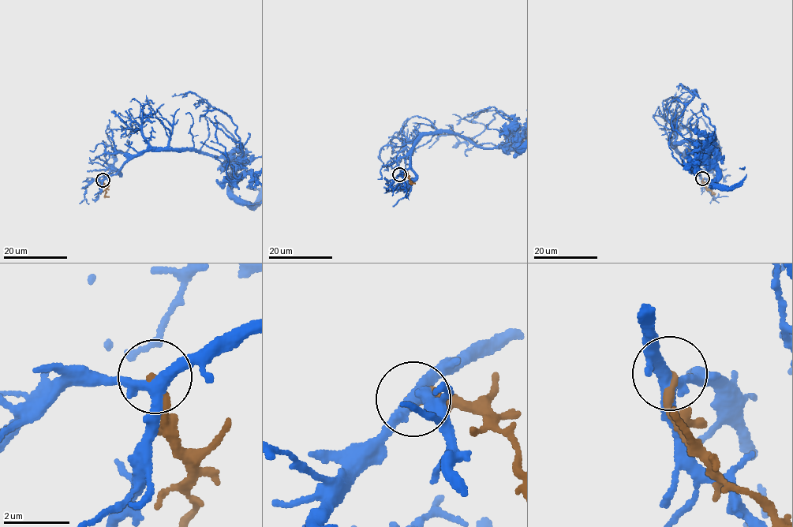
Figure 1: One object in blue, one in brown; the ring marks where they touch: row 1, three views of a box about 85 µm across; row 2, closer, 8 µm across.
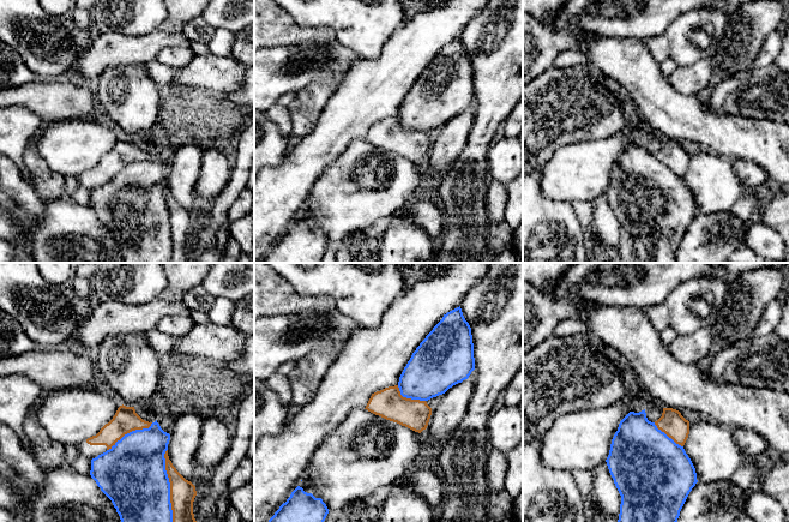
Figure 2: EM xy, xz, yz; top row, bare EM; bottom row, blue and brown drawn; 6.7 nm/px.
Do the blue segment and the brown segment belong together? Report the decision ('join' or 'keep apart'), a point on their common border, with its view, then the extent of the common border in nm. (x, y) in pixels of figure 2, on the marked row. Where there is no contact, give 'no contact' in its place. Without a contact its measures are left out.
keep apart; contact xy (169, 485); length 480 nm

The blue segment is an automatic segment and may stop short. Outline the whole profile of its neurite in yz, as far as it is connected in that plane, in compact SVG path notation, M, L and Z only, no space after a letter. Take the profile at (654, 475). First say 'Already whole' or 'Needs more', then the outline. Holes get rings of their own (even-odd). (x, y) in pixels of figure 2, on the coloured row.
Already whole. M645 409L630 412L620 421L606 462L621 496L618 522L677 522L689 492L698 482L695 468L683 446L649 421Z

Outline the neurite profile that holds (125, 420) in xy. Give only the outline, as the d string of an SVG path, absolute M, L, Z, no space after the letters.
M120 406L113 419L106 424L96 436L92 436L80 444L77 444L79 455L90 460L112 449L125 434L149 428L152 422L143 420L134 407Z

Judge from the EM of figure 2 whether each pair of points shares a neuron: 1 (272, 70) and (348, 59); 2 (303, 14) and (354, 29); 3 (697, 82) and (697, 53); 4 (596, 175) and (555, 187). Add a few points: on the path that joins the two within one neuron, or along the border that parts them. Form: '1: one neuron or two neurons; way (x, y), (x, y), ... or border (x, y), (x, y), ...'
1: one neuron; way (291, 76), (296, 77), (317, 65), (329, 62)
2: one neuron; way (315, 14), (338, 14), (342, 18)
3: two neurons; border (709, 59), (699, 59), (690, 65), (678, 66)
4: one neuron; way (586, 175), (567, 175), (565, 178)

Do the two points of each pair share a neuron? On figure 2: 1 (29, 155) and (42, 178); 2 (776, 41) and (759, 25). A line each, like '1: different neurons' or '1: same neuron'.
1: same neuron
2: different neurons

